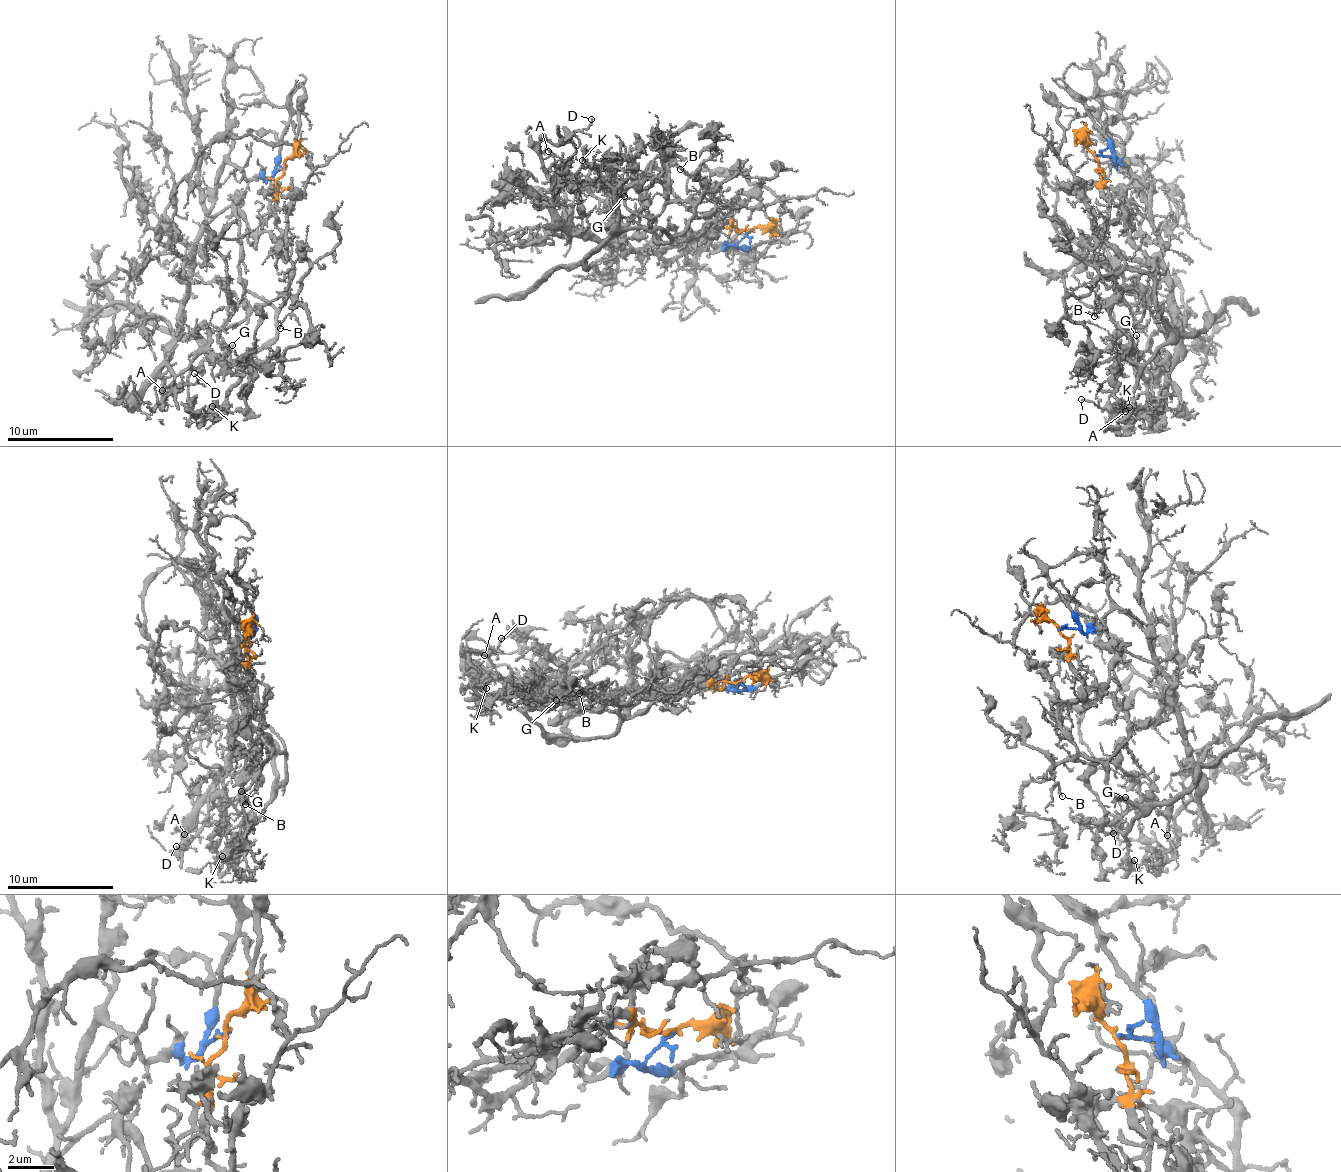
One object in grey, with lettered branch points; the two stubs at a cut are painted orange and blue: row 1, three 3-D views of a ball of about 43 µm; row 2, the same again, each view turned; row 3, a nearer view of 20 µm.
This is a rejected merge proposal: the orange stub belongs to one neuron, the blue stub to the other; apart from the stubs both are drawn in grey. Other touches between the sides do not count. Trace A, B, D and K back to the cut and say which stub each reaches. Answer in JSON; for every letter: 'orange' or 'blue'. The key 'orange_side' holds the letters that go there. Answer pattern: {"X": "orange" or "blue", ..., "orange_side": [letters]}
{"A": "blue", "B": "orange", "D": "blue", "K": "orange", "orange_side": ["B", "K"]}

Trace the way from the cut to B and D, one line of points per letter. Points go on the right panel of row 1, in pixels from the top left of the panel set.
B: (1095, 155), (1101, 182), (1089, 189), (1084, 198), (1093, 235), (1111, 247), (1124, 264), (1097, 282), (1094, 317)
D: (1095, 155), (1147, 188), (1176, 344), (1130, 424), (1080, 398)

